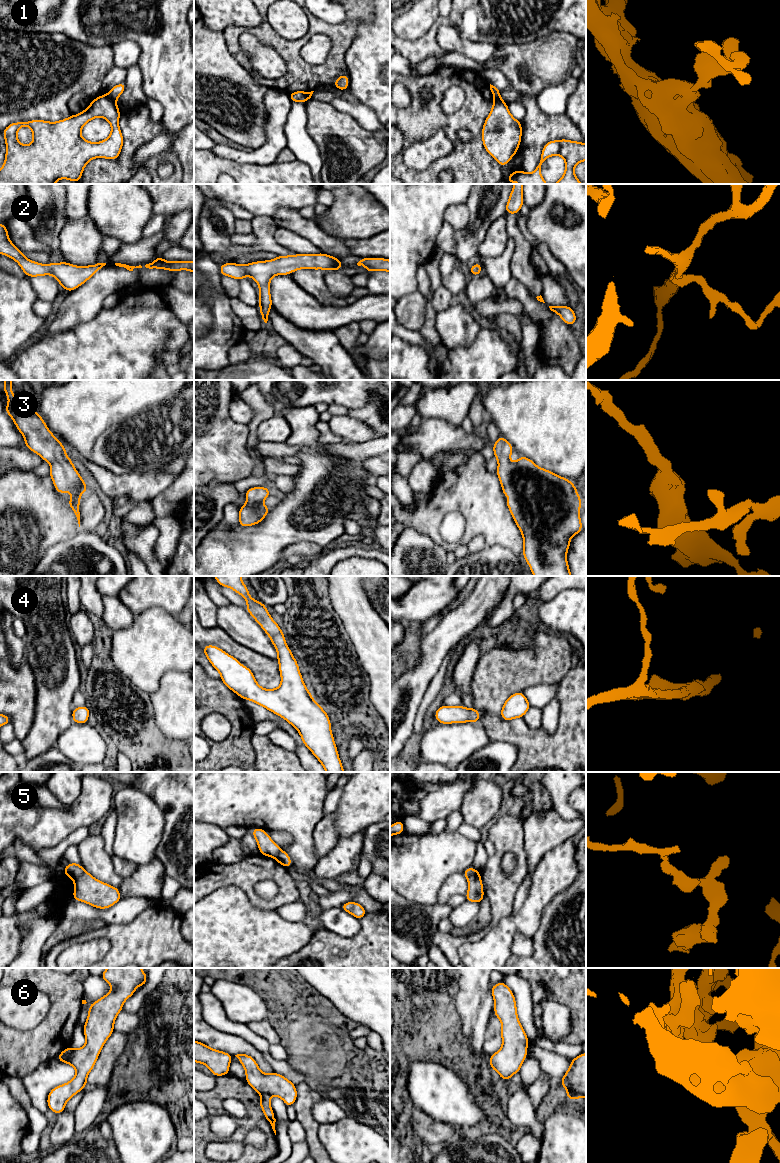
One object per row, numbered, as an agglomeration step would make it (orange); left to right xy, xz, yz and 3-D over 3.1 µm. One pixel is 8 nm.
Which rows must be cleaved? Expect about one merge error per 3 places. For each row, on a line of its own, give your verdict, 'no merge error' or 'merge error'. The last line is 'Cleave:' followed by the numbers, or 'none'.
1: merge error
2: no merge error
3: no merge error
4: no merge error
5: merge error
6: no merge error
Cleave: 1, 5

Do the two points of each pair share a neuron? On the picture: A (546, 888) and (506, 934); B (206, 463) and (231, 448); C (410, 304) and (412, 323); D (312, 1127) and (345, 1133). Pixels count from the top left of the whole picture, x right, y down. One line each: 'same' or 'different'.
A: same
B: same
C: same
D: different

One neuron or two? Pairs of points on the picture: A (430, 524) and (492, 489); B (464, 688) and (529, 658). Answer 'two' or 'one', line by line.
A: one
B: two

